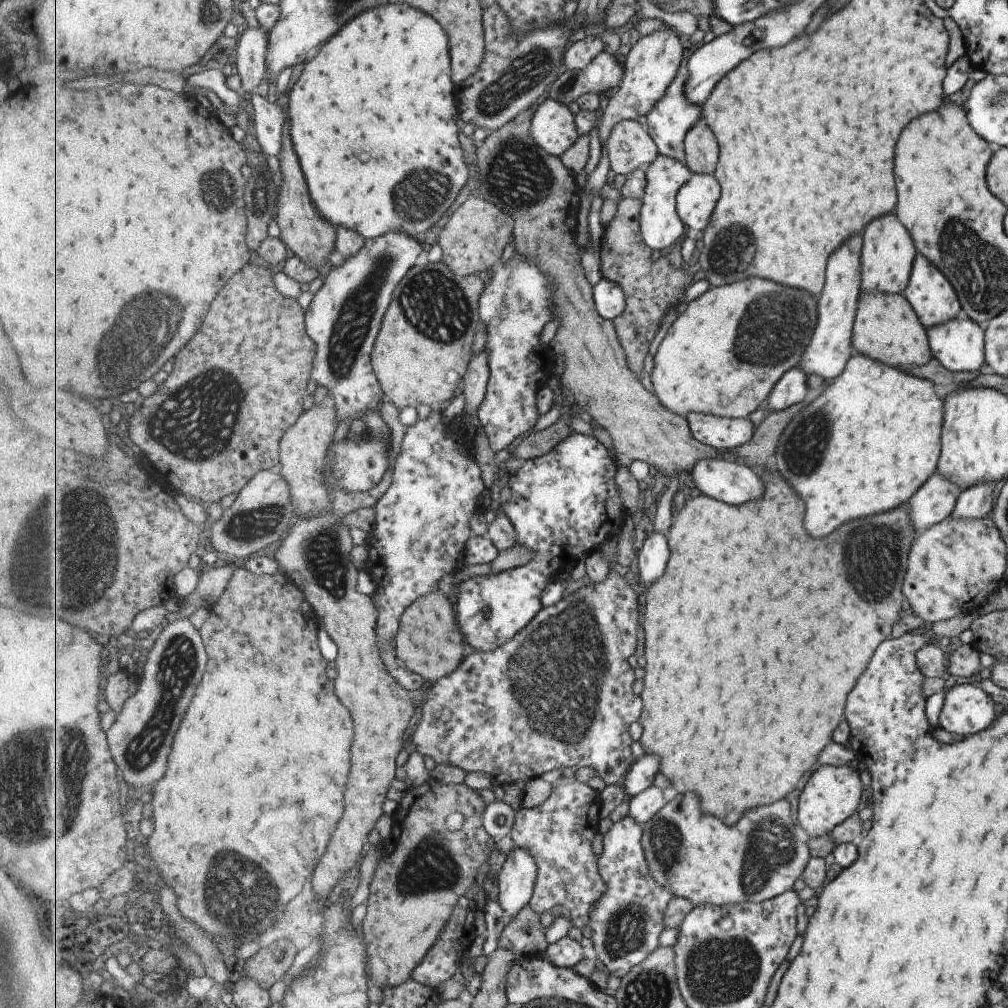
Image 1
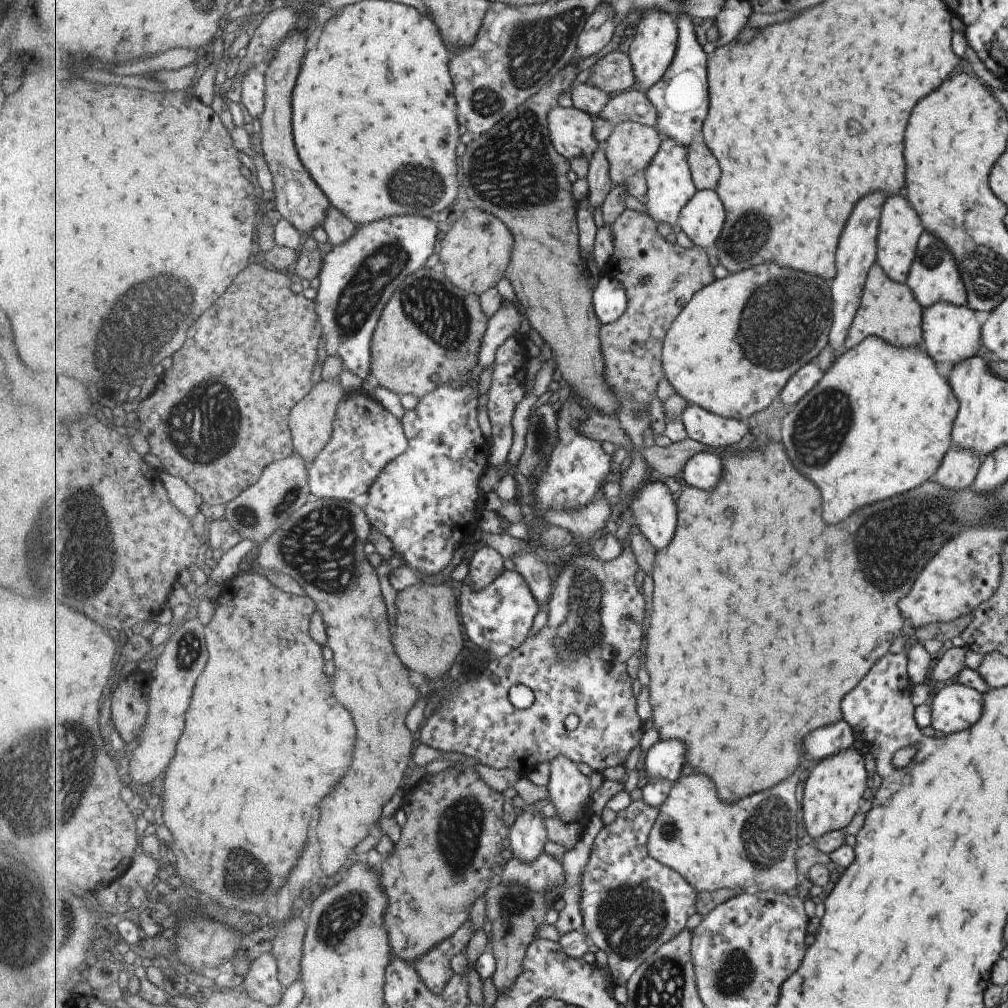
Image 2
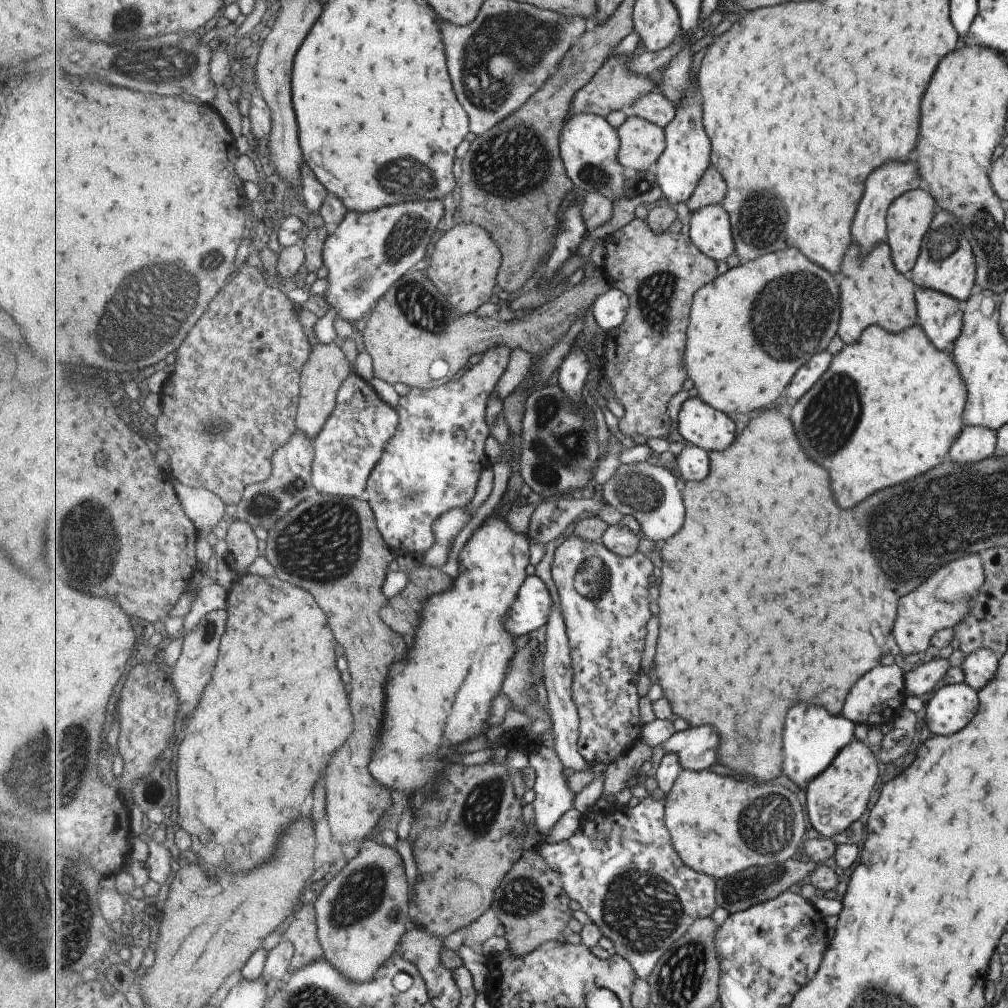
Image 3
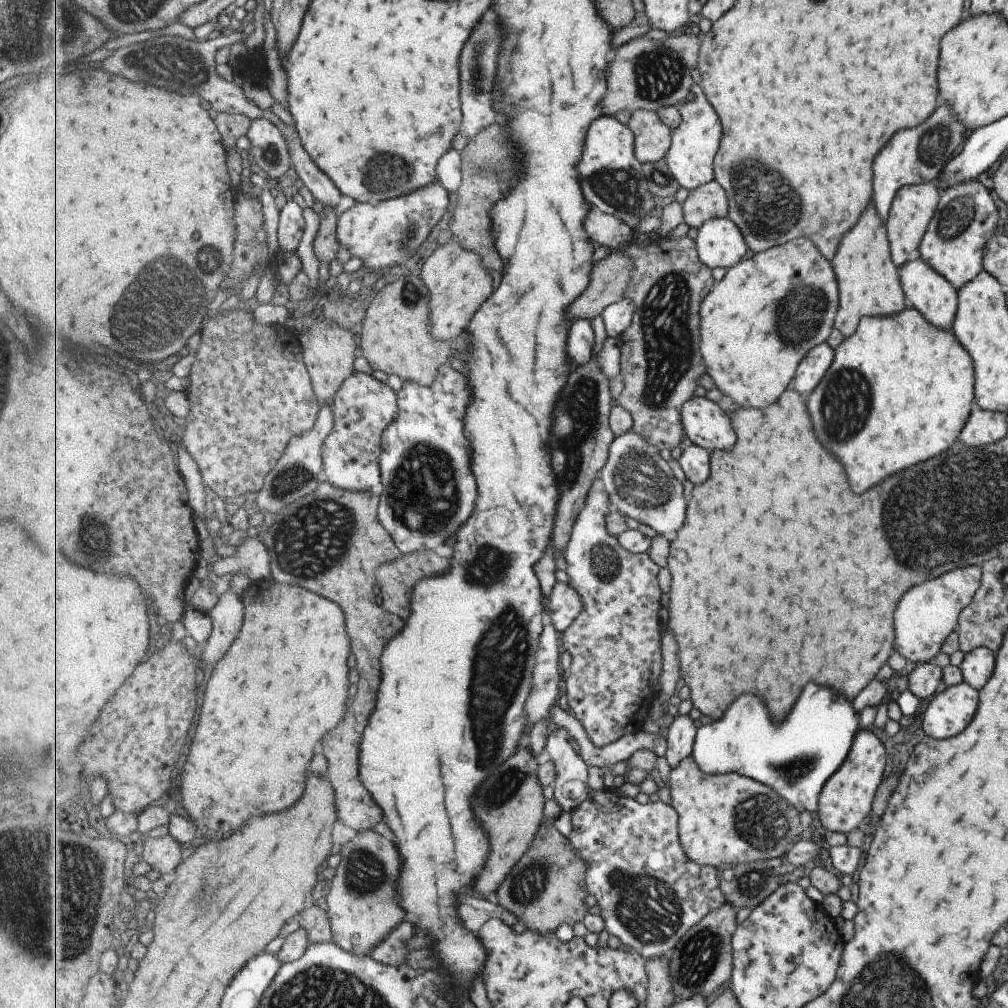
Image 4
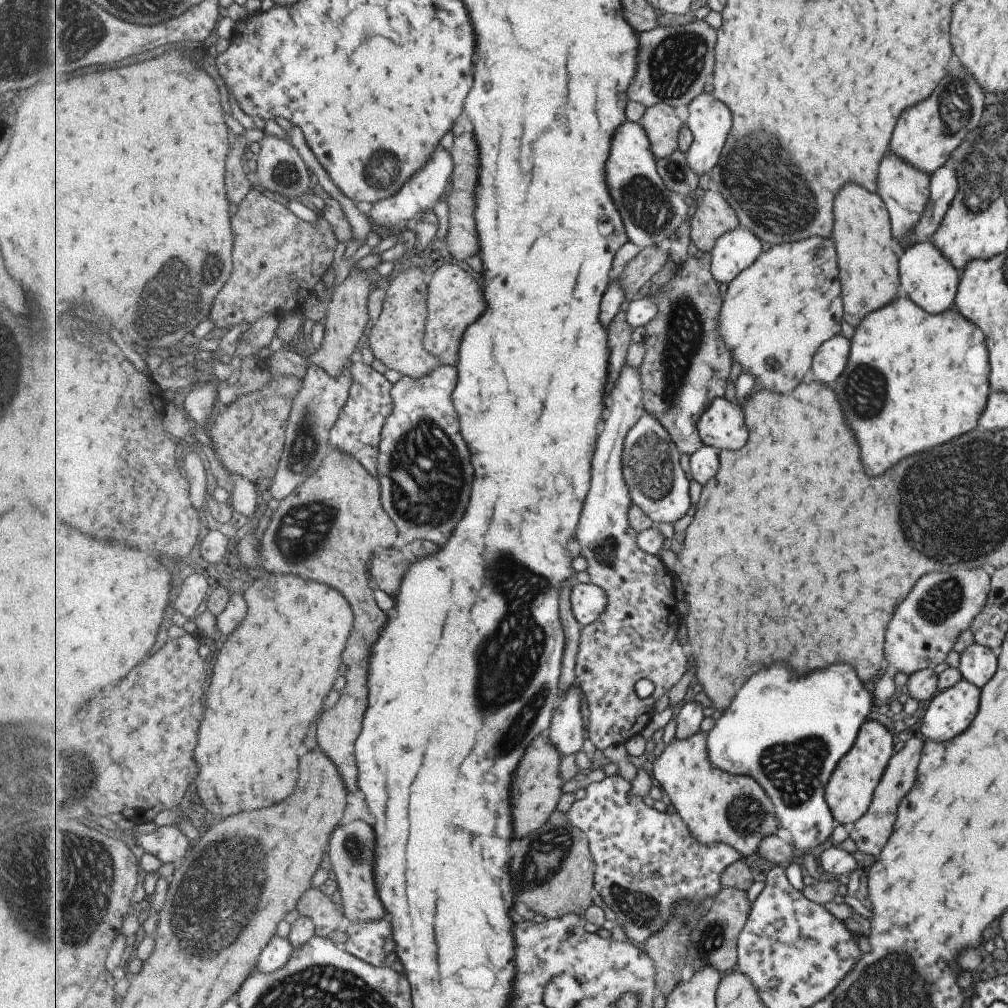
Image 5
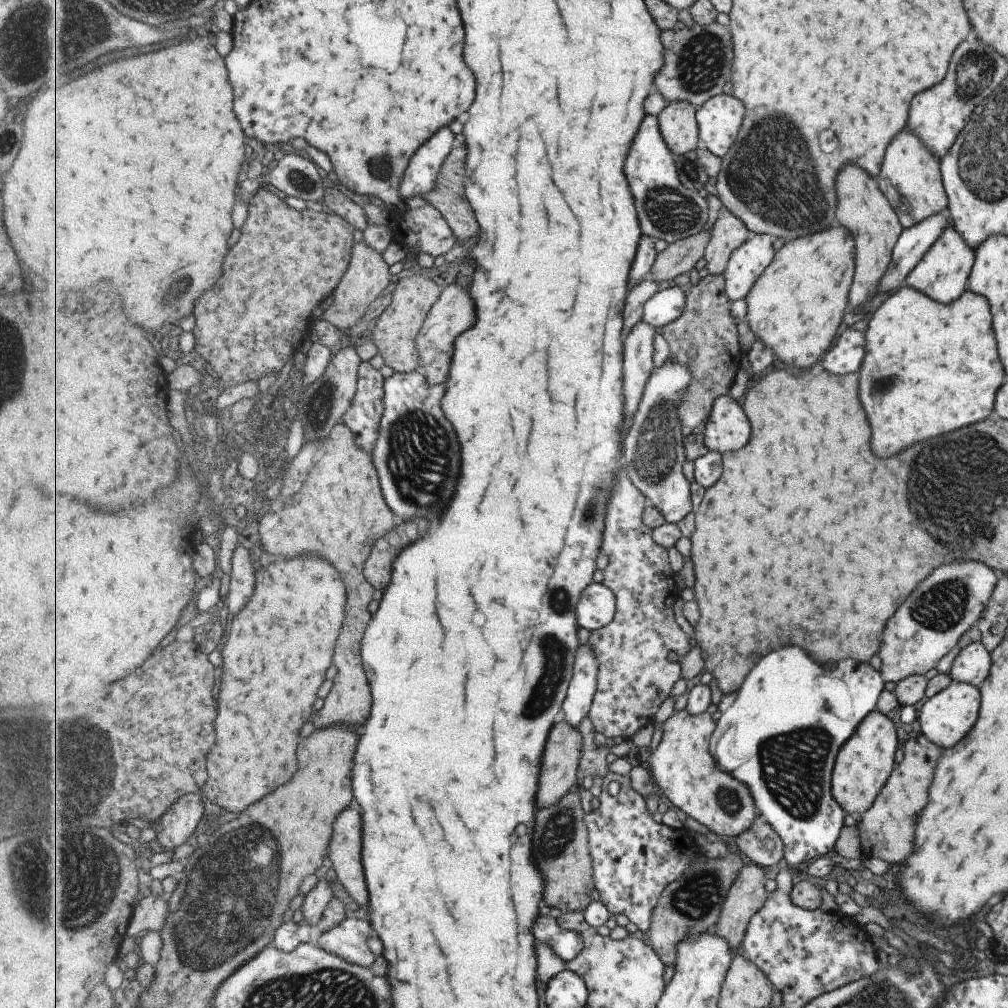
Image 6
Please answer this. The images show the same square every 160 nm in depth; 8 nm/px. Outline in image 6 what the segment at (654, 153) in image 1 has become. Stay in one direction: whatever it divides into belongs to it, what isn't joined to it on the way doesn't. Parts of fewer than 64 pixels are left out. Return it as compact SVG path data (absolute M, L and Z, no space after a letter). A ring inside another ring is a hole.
M675 101L658 115L665 142L675 156L683 156L702 146L696 117L698 109L692 102Z

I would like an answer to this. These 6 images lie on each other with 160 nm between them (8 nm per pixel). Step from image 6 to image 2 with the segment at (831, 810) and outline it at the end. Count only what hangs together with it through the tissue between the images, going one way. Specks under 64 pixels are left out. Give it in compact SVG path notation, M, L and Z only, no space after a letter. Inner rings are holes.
M845 721L835 722L833 726L823 726L817 730L817 734L809 734L809 738L803 742L805 746L805 758L809 762L821 762L829 757L844 751L853 744L853 730ZM660 739L647 750L643 778L663 777L673 783L683 774L687 760L687 748L681 740Z

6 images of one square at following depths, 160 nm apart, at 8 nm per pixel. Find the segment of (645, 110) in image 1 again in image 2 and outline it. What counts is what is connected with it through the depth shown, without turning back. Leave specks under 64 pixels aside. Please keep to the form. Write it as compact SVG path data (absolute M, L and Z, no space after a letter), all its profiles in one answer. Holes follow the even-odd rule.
M655 7L637 23L634 39L630 44L629 56L636 74L636 86L647 92L659 82L672 66L680 42L680 25L669 11ZM602 146L593 156L590 162L588 174L590 186L590 203L595 210L601 207L607 200L610 190L614 187L610 173L610 164L606 157L605 146Z

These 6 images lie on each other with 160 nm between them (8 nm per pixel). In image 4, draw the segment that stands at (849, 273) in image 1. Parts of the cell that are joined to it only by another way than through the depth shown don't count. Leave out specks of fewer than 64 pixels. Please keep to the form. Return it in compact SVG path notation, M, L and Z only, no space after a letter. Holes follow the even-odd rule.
M937 104L937 108L933 110L933 114L925 122L921 122L921 126L907 128L907 130L901 130L897 134L893 134L893 138L889 138L889 142L877 152L877 166L873 166L872 201L878 217L884 223L886 222L893 195L901 186L934 182L938 178L938 174L941 172L943 165L960 150L965 137L964 126L960 125L954 119L952 108L944 104Z

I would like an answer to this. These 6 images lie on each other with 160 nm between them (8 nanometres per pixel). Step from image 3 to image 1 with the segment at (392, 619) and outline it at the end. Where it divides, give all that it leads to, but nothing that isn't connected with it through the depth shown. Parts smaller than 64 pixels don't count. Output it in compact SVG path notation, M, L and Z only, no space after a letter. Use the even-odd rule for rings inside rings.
M439 590L419 598L404 613L397 636L397 654L405 666L409 666L409 670L425 676L435 684L461 666L465 658L465 643L467 640L461 631L455 608L448 596Z

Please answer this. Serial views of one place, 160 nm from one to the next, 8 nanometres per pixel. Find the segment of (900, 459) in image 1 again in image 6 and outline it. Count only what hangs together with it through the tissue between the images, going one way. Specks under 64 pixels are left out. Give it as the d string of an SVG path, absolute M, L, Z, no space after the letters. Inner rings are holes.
M903 285L897 292L887 296L887 299L883 300L881 305L876 310L871 311L868 316L869 322L867 323L867 330L865 330L867 354L863 358L859 374L861 374L861 406L865 406L865 414L869 414L869 426L873 426L873 454L877 454L879 458L885 458L885 456L891 456L891 454L895 454L895 452L899 452L899 450L903 450L903 448L907 448L919 440L935 438L935 436L945 434L949 430L955 430L955 428L961 428L961 426L967 426L967 424L973 424L973 422L979 422L983 418L991 416L994 397L999 386L1001 386L1001 382L1003 382L1004 372L1001 362L999 362L999 356L997 356L989 306L981 294L970 293L969 290L965 290L957 300L953 300L949 304L939 304L939 302L933 302L931 298L925 297L925 294Z

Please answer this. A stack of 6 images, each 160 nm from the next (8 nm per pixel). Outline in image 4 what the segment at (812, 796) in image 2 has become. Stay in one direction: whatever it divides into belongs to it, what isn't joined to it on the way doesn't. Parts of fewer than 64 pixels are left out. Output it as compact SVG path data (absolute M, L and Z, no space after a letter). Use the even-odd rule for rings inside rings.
M859 730L852 740L845 760L821 787L815 814L815 822L819 822L821 832L835 831L846 835L863 826L865 818L871 812L873 792L878 787L880 778L883 778L885 760L887 755L879 738L871 730Z

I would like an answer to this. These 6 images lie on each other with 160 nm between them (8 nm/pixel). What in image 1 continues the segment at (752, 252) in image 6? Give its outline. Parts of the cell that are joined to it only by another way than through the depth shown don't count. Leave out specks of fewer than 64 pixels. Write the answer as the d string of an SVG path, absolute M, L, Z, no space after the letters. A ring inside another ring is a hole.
M695 172L677 196L678 211L687 228L705 231L721 198L721 182L714 174Z

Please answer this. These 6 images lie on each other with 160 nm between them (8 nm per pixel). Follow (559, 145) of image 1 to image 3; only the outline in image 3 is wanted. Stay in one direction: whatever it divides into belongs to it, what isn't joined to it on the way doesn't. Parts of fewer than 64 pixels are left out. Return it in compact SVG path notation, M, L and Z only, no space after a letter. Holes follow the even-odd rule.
M569 114L560 133L560 154L569 178L577 184L579 192L599 192L615 202L625 194L627 180L632 174L617 160L621 140L617 128L597 114Z

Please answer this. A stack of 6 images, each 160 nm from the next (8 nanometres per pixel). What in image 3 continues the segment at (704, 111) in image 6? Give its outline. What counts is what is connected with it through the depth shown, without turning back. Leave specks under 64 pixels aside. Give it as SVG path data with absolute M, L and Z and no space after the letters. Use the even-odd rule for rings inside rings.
M704 46L693 55L695 82L691 84L691 90L681 100L683 104L681 104L681 110L676 111L675 120L664 128L668 146L653 168L663 192L662 202L671 204L673 208L676 208L679 203L687 205L687 202L692 201L692 196L696 193L701 178L704 178L712 166L712 140L705 130L704 102L699 92L699 70L707 47Z

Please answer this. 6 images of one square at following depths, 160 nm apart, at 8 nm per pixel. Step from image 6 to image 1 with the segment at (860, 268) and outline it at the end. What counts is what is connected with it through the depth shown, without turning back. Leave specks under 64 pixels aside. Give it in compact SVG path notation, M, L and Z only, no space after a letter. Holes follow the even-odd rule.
M865 292L859 295L852 346L857 354L891 368L920 367L932 358L926 330L918 322L909 302L902 295L892 293Z

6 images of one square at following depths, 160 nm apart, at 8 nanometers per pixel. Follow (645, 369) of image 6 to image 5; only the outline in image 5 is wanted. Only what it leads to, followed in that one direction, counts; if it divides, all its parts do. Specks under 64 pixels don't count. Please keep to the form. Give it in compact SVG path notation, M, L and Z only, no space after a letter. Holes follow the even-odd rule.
M627 363L622 368L610 398L609 412L605 416L606 420L597 442L597 454L593 460L592 488L576 534L580 546L579 554L587 560L587 572L591 582L605 589L610 598L607 610L595 622L582 626L575 665L576 681L589 704L587 737L599 750L611 745L624 744L631 736L639 734L651 722L652 715L659 710L667 692L685 676L689 666L685 648L677 638L679 618L675 614L677 598L673 574L660 555L645 552L639 546L640 532L630 523L629 513L634 502L624 475L624 448L629 431L646 412L641 364L635 367ZM643 678L654 683L654 692L646 699L639 698L635 692L637 682Z

